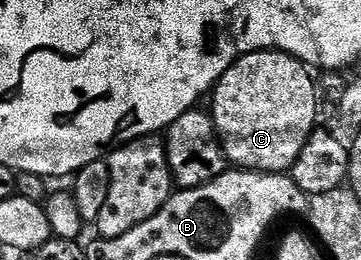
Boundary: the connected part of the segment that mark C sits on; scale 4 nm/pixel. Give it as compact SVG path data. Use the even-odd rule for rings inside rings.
M262 50L247 52L231 65L211 89L211 115L217 135L230 165L241 170L285 174L299 158L300 151L312 135L317 120L318 85L309 77L310 69L287 52Z

